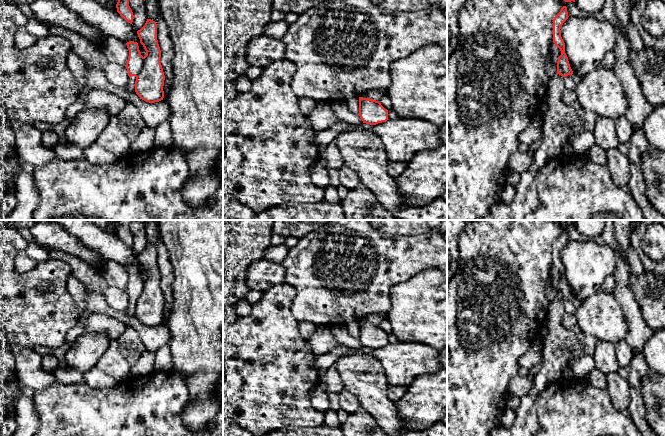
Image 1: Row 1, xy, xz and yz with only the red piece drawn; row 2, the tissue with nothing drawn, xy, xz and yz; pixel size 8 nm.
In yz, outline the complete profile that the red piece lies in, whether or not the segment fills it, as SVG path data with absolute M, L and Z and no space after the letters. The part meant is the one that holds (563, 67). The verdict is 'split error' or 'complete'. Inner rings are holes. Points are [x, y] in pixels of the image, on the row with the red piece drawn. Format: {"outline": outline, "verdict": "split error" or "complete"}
{"outline": "M563 6L560 12L553 19L553 42L560 49L561 55L558 57L557 61L557 74L562 77L572 75L573 71L570 67L568 57L565 53L565 43L561 37L561 26L568 19L567 7Z", "verdict": "complete"}

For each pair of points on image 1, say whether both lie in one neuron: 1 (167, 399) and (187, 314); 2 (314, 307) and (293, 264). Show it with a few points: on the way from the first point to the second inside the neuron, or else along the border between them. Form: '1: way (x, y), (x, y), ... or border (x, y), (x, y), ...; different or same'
1: border (171, 369), (182, 378), (188, 390); different
2: way (314, 296), (314, 285), (304, 275); same

